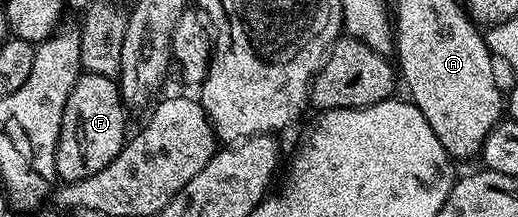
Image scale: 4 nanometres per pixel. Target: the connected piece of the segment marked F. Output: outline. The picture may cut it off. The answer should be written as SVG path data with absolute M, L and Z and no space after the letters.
M88 73L80 75L63 109L63 125L57 142L58 180L74 183L111 165L127 142L125 114L127 108L121 102L121 89L116 78Z

